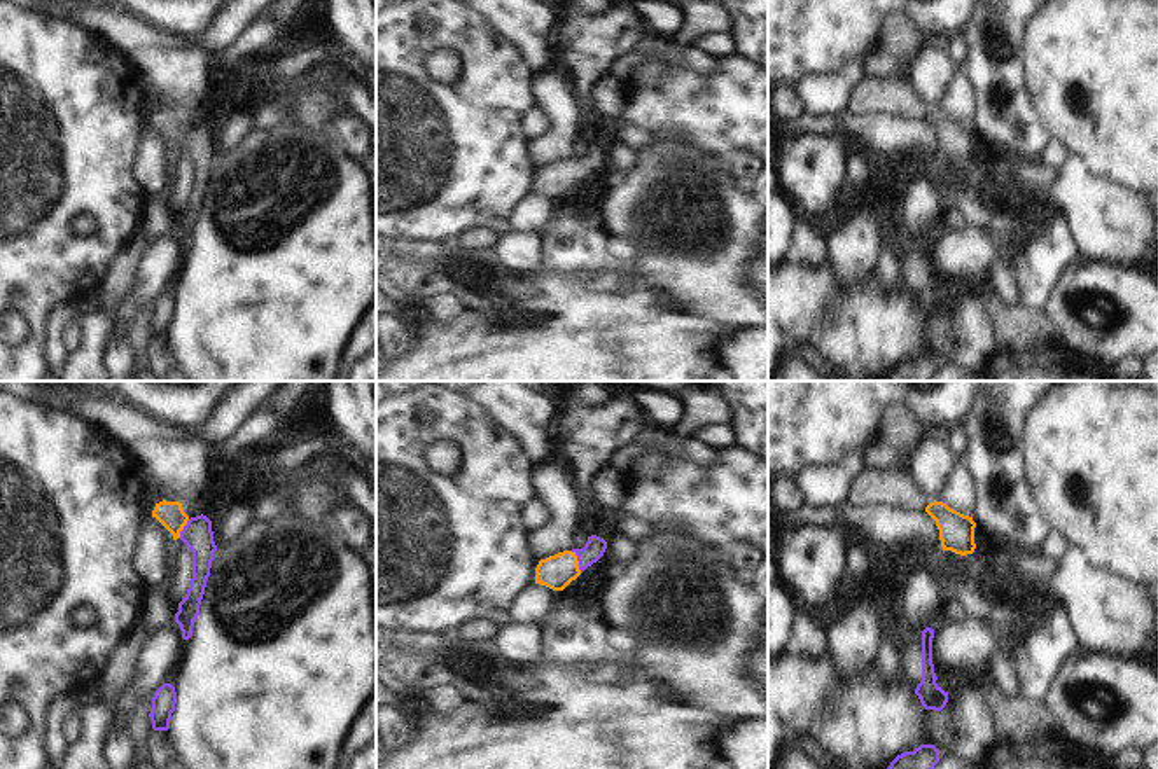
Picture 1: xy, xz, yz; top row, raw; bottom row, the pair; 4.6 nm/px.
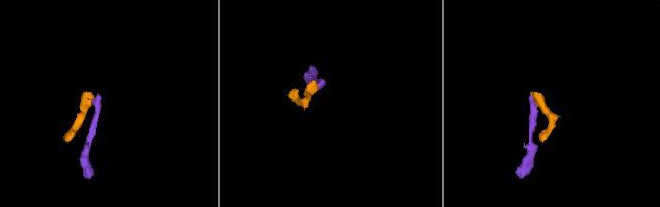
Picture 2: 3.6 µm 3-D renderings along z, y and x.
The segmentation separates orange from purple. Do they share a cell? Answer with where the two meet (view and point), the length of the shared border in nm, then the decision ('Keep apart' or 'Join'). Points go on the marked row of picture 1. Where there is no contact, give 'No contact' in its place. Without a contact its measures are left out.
Touches orange at xz (578, 561). Shared border 120 nm. Join.

